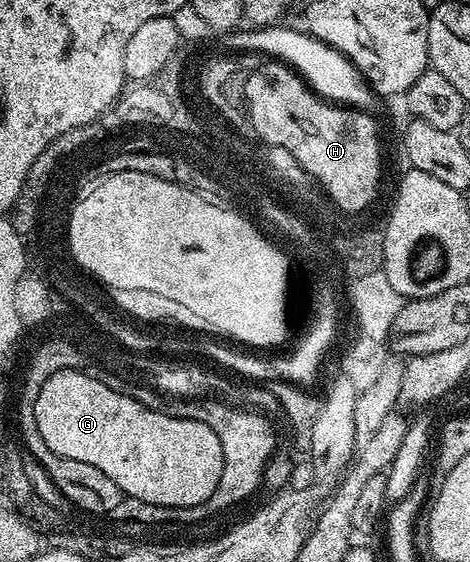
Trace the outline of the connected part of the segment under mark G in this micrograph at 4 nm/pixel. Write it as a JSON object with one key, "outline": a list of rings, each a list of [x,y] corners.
{"outline":[[[61,369],[52,374],[41,386],[40,393],[36,397],[35,410],[37,430],[41,430],[41,438],[49,452],[63,456],[66,460],[89,462],[89,466],[97,466],[97,470],[101,470],[101,474],[106,474],[108,478],[113,478],[113,482],[117,482],[117,486],[122,490],[124,496],[144,499],[145,502],[160,504],[165,507],[189,507],[206,502],[213,494],[213,490],[221,478],[221,470],[223,469],[221,442],[217,438],[217,434],[213,430],[209,430],[209,426],[205,426],[196,420],[182,420],[157,413],[142,405],[141,402],[135,401],[133,397],[118,393],[117,390],[111,390],[105,380],[98,381],[97,378],[89,378],[88,376],[74,376],[73,369]]]}

